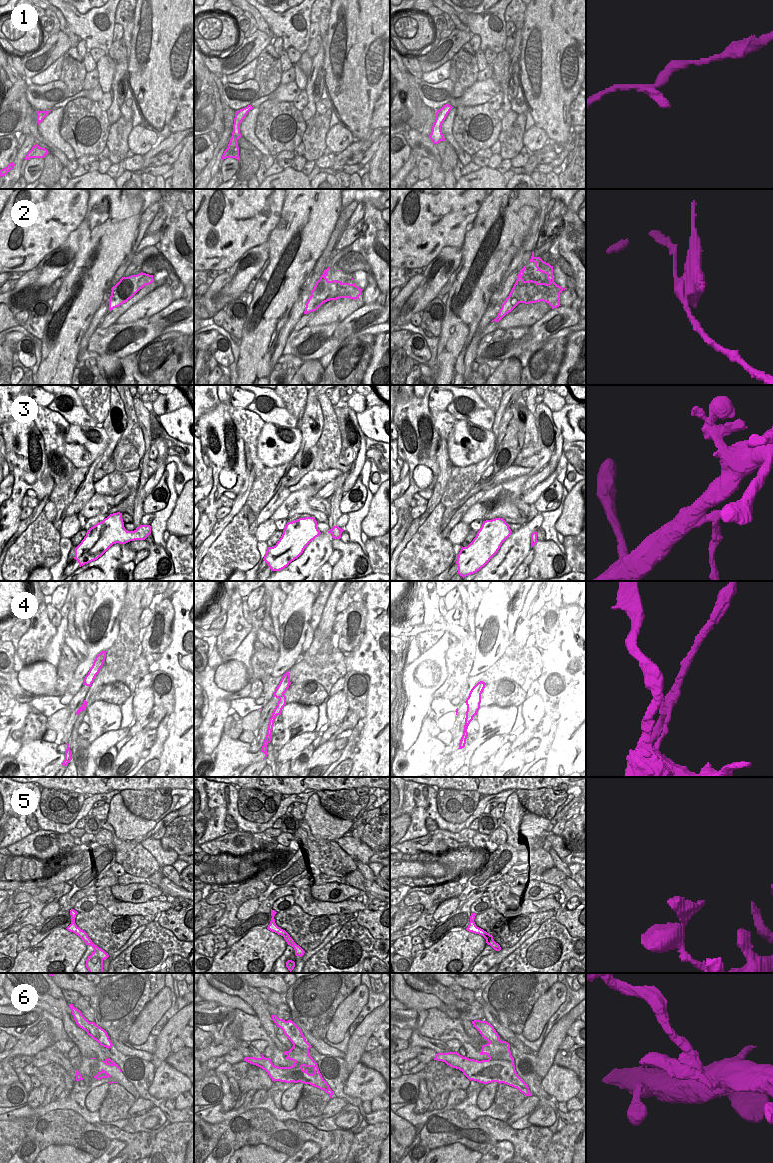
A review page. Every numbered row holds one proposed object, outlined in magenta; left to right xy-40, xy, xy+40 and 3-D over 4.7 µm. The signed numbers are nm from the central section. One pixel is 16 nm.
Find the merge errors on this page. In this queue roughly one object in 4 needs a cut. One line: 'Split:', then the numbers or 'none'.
Split: 2, 3, 4, 6.

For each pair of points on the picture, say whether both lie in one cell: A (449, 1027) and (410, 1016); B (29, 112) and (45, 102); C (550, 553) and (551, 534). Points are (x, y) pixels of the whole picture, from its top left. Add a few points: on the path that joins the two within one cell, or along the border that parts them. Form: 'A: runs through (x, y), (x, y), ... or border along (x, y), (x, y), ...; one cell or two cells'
A: border along (428, 1010), (419, 1031), (438, 1040); two cells
B: border along (27, 101), (37, 110); two cells
C: border along (545, 539), (551, 539), (564, 553); two cells

